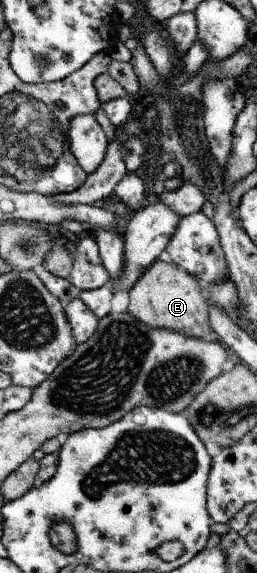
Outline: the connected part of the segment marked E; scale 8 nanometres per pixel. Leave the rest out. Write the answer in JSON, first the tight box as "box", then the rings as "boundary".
{"box":[128,257,217,339],"boundary":[[[166,257],[146,268],[129,291],[129,299],[128,312],[149,327],[171,329],[197,339],[217,338],[209,325],[209,305],[199,281]]]}

